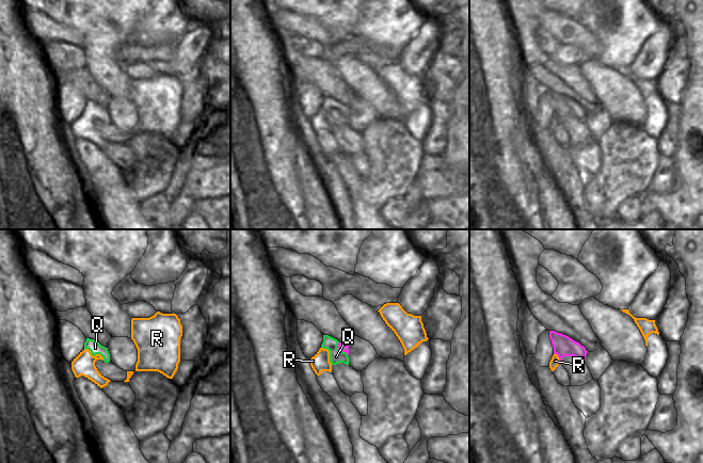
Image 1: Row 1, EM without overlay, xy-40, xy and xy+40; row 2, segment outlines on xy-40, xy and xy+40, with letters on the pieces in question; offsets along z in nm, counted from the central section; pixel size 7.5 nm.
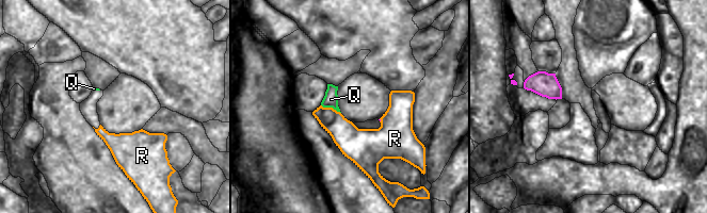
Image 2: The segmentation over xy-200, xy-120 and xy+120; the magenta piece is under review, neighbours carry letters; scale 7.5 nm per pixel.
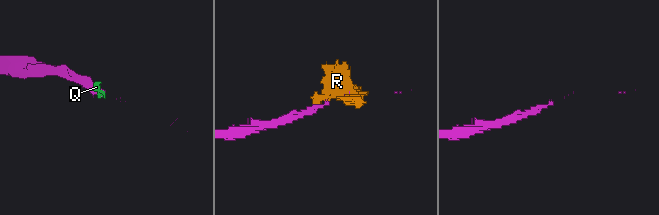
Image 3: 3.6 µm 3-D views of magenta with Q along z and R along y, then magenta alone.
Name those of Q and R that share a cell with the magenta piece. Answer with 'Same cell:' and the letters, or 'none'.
Same cell: none

